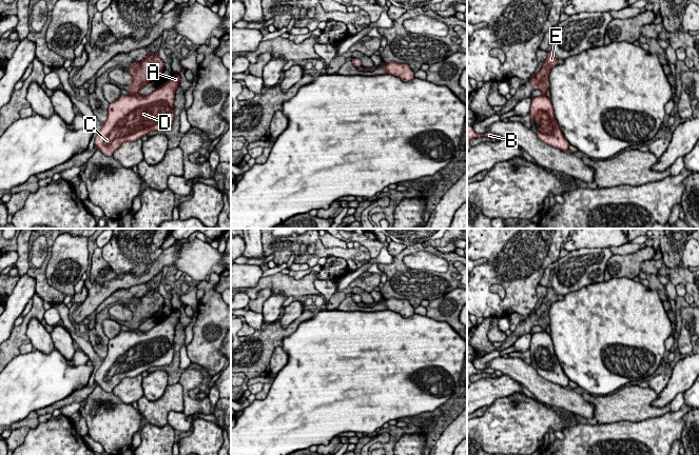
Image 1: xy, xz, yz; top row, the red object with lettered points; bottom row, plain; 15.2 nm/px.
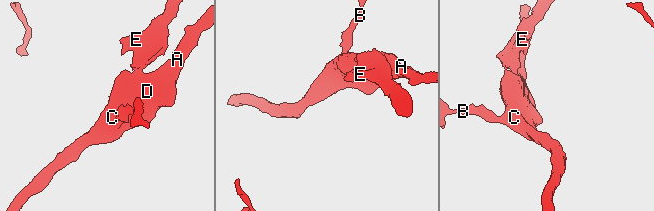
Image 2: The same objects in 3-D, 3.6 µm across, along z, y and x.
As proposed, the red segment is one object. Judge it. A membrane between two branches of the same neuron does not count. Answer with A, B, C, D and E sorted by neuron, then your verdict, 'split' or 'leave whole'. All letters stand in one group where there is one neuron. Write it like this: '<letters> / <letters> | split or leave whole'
A B C D / E | split

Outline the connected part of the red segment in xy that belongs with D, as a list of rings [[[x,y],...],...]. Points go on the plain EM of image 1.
[[[178,310],[147,332],[119,332],[109,340],[108,354],[95,373],[95,382],[105,392],[113,392],[124,378],[141,375],[152,367],[171,364],[179,318]]]

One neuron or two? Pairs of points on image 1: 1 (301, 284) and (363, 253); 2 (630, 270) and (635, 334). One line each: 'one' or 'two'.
1: two
2: two

